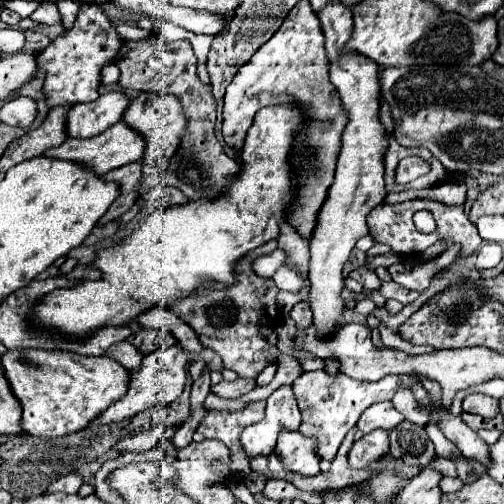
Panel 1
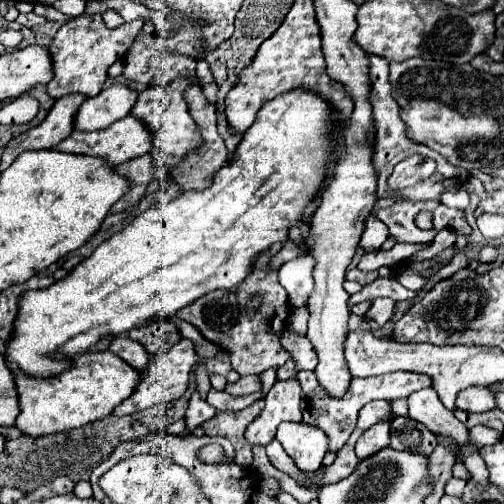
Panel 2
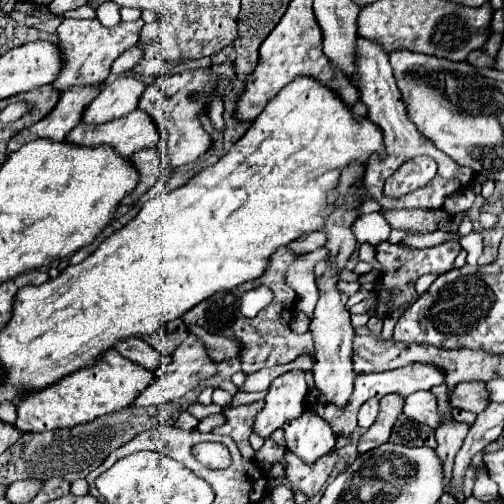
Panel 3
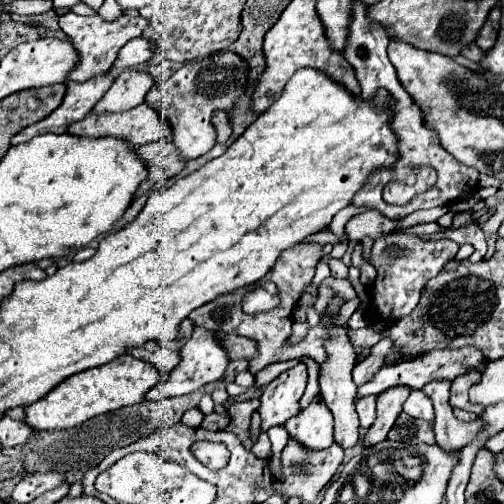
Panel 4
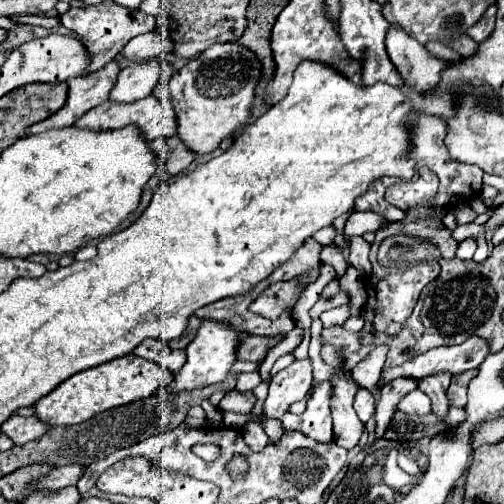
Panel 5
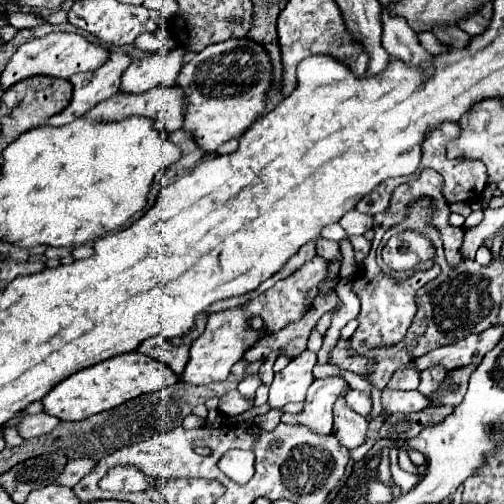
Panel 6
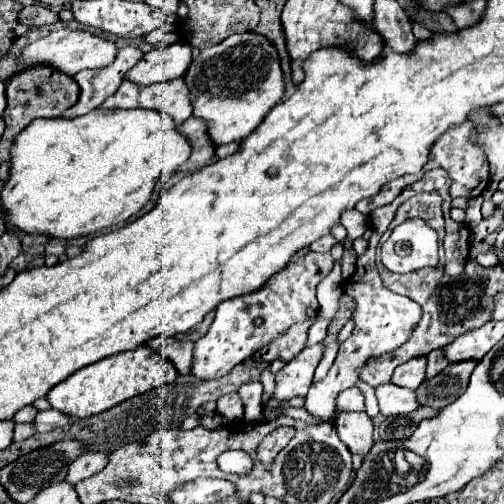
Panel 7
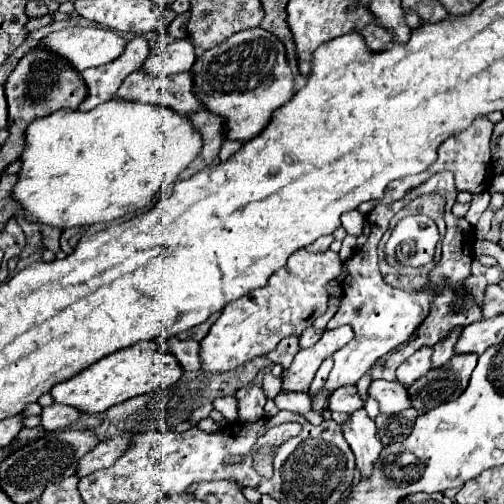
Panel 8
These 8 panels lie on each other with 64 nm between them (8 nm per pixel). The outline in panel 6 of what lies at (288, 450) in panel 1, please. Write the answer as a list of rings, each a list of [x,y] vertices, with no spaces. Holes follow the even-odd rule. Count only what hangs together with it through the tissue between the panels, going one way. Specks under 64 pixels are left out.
[[[324,378],[314,380],[308,388],[308,396],[304,402],[304,410],[300,416],[282,414],[282,422],[286,424],[302,424],[318,434],[332,434],[332,404],[340,396],[340,392],[348,384],[342,378]]]

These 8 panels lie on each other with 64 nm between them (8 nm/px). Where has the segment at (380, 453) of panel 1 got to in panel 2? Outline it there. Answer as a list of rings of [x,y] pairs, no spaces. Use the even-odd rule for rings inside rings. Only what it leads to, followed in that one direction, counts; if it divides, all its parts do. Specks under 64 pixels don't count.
[[[380,422],[372,428],[368,428],[356,442],[354,452],[358,460],[364,460],[368,456],[374,456],[382,448],[390,446],[390,422]]]

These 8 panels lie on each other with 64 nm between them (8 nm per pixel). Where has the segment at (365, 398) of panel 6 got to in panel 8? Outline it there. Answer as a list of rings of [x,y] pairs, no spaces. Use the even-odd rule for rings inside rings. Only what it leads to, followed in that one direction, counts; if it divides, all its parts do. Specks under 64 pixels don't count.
[[[348,386],[348,388],[338,388],[332,396],[330,396],[330,410],[336,410],[336,412],[356,412],[364,406],[356,386]]]

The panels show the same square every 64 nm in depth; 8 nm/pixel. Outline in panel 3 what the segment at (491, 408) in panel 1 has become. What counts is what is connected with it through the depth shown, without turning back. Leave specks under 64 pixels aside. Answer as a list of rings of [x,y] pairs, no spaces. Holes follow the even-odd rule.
[[[460,384],[460,388],[452,394],[452,406],[460,410],[468,410],[474,414],[480,414],[490,404],[486,384]]]

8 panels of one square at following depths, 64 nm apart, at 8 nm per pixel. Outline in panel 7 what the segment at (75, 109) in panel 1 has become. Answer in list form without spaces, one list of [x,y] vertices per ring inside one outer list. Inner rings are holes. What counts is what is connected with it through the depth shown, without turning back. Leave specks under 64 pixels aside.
[[[176,42],[168,48],[154,48],[152,52],[144,54],[140,64],[132,66],[132,70],[126,72],[126,80],[138,86],[170,82],[184,76],[188,62],[192,62],[192,50],[184,42]]]

